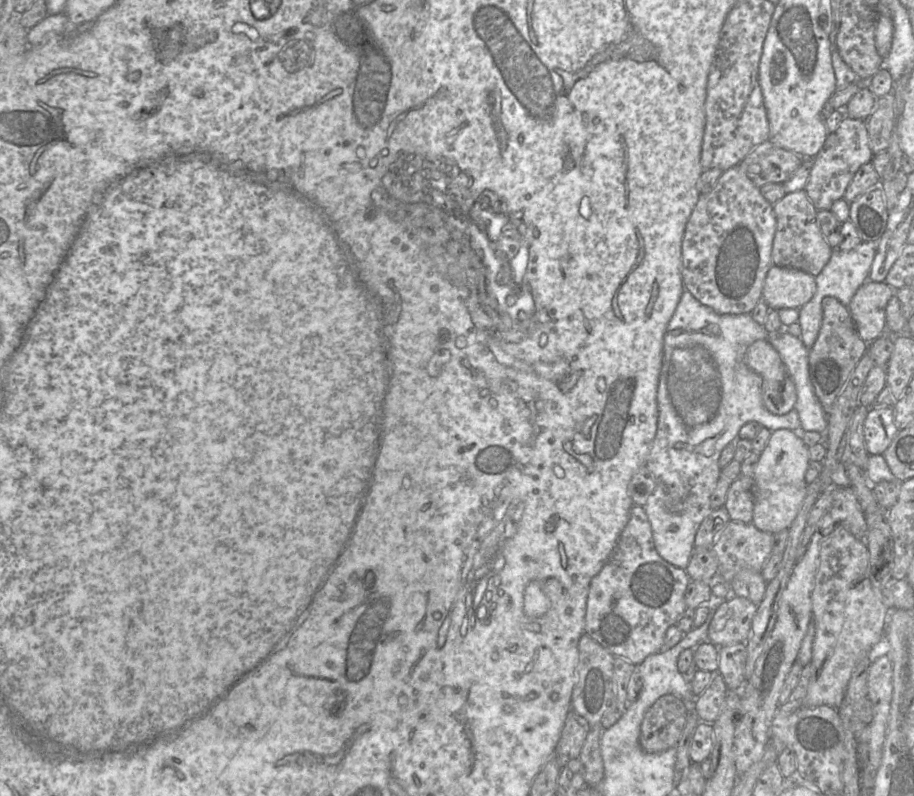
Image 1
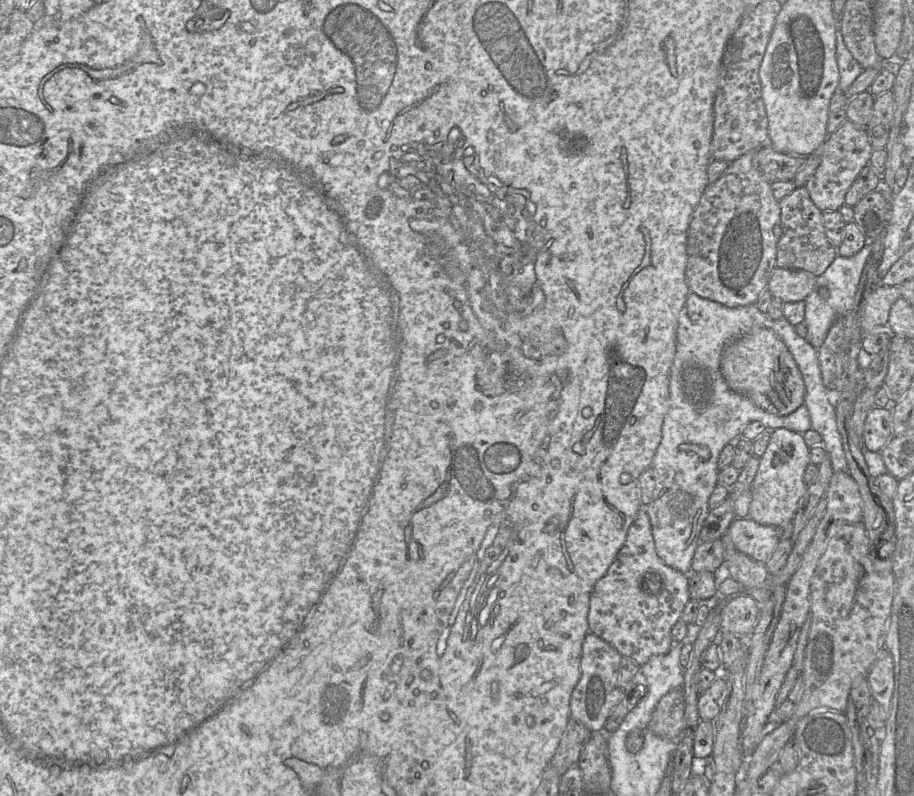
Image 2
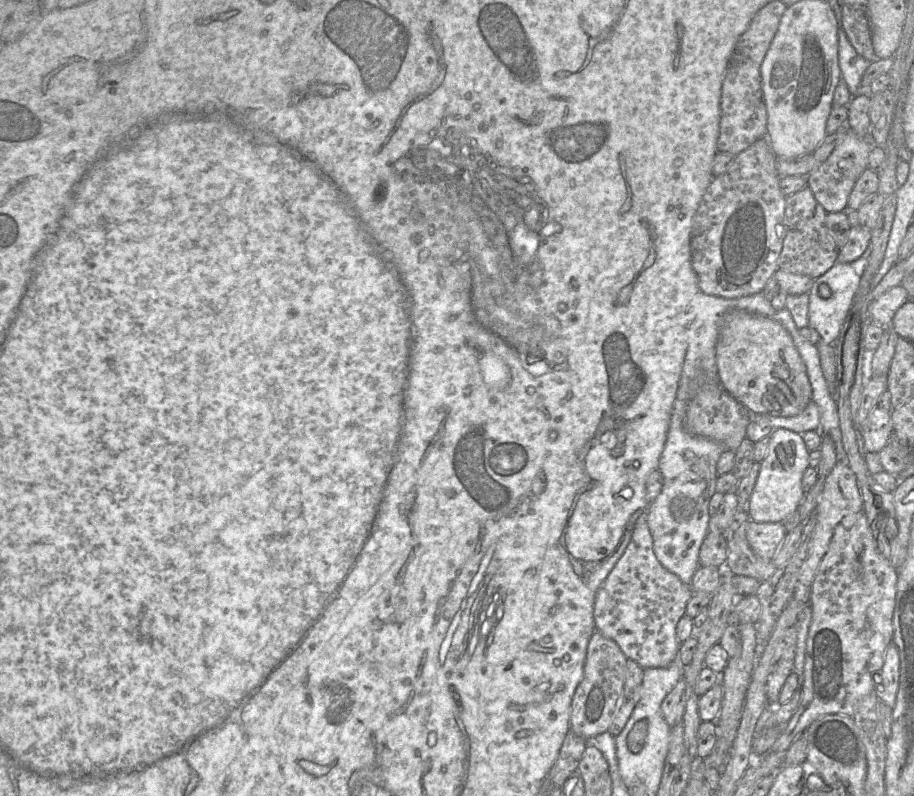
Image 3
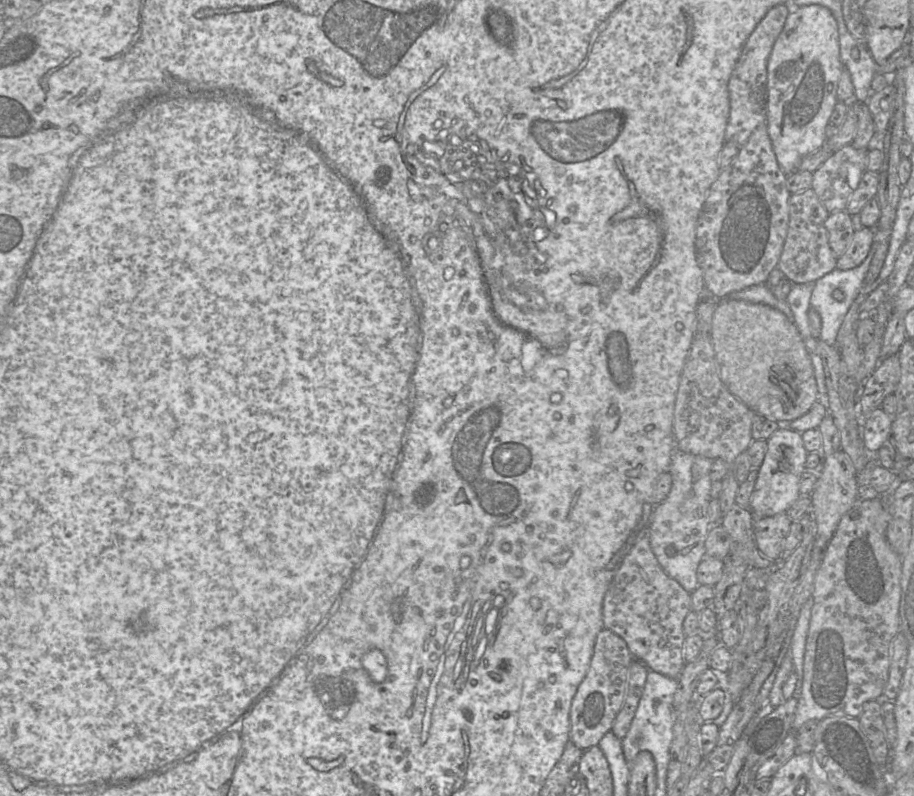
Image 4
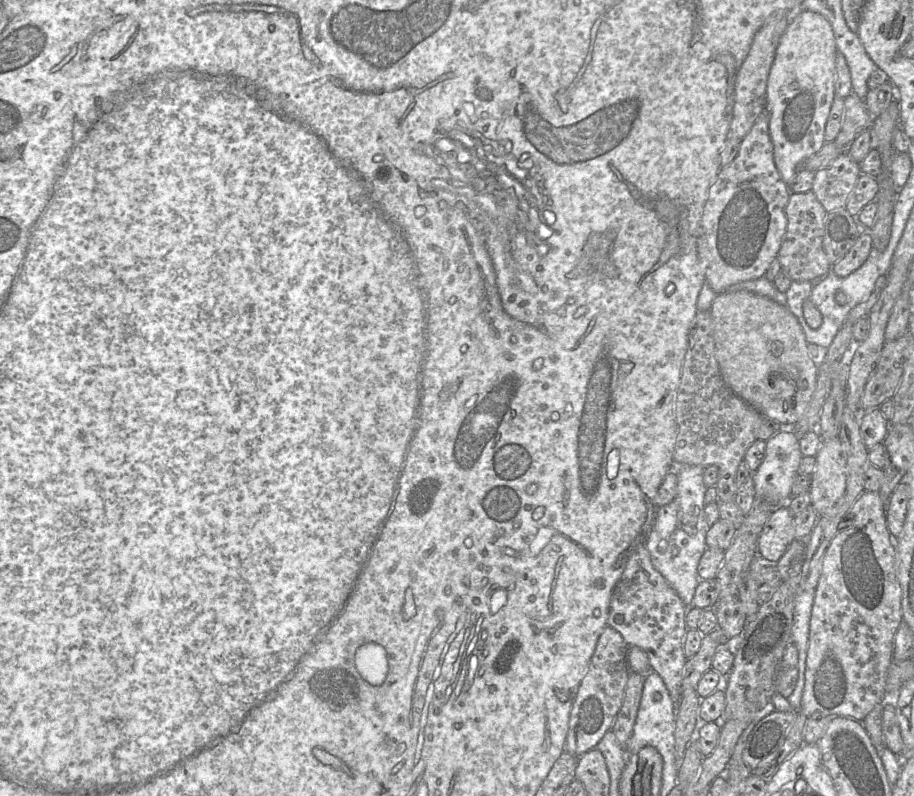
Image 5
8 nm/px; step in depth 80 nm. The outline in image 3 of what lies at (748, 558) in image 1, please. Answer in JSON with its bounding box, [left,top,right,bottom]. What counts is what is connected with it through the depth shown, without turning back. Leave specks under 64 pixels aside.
[746,522,787,560]

